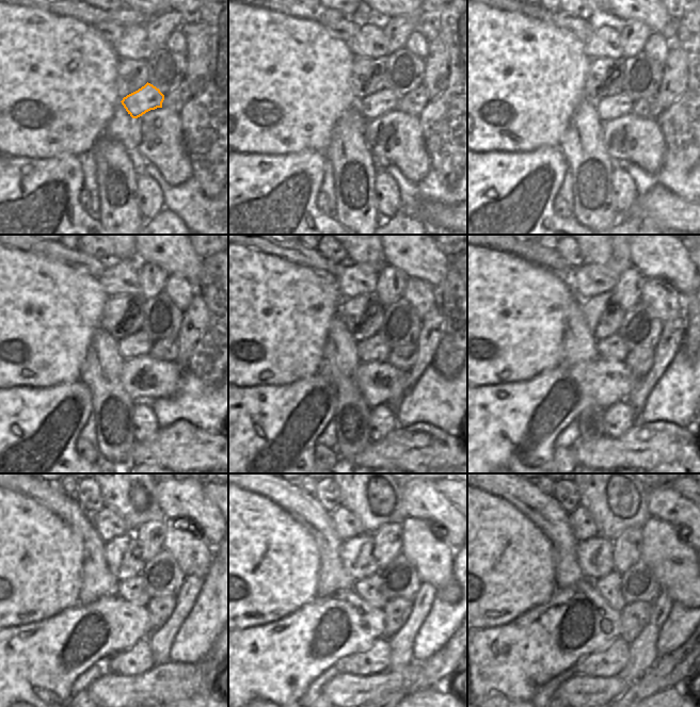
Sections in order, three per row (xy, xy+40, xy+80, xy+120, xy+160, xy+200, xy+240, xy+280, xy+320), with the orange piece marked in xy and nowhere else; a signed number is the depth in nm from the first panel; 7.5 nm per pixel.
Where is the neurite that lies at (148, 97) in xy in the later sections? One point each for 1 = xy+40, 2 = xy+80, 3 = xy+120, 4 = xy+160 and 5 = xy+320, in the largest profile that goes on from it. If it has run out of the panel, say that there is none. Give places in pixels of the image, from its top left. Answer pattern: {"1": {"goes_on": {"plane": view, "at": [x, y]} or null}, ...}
{"1": {"goes_on": {"plane": "xy+40", "at": [384, 100]}}, "2": {"goes_on": {"plane": "xy+80", "at": [615, 106]}}, "3": {"goes_on": {"plane": "xy+120", "at": [139, 343]}}, "4": {"goes_on": {"plane": "xy+160", "at": [375, 349]}}, "5": {"goes_on": {"plane": "xy+320", "at": [609, 587]}}}

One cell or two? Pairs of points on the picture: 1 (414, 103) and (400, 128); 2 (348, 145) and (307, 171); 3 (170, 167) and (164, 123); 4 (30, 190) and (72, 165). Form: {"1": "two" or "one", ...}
{"1": "two", "2": "two", "3": "one", "4": "one"}

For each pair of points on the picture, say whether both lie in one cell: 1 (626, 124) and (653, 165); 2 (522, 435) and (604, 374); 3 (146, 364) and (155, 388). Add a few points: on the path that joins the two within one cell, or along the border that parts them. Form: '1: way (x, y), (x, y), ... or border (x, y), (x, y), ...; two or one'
1: way (632, 134), (647, 149), (649, 155); one
2: way (540, 415), (561, 394), (583, 385); one
3: way (146, 370), (146, 374), (154, 382); one

